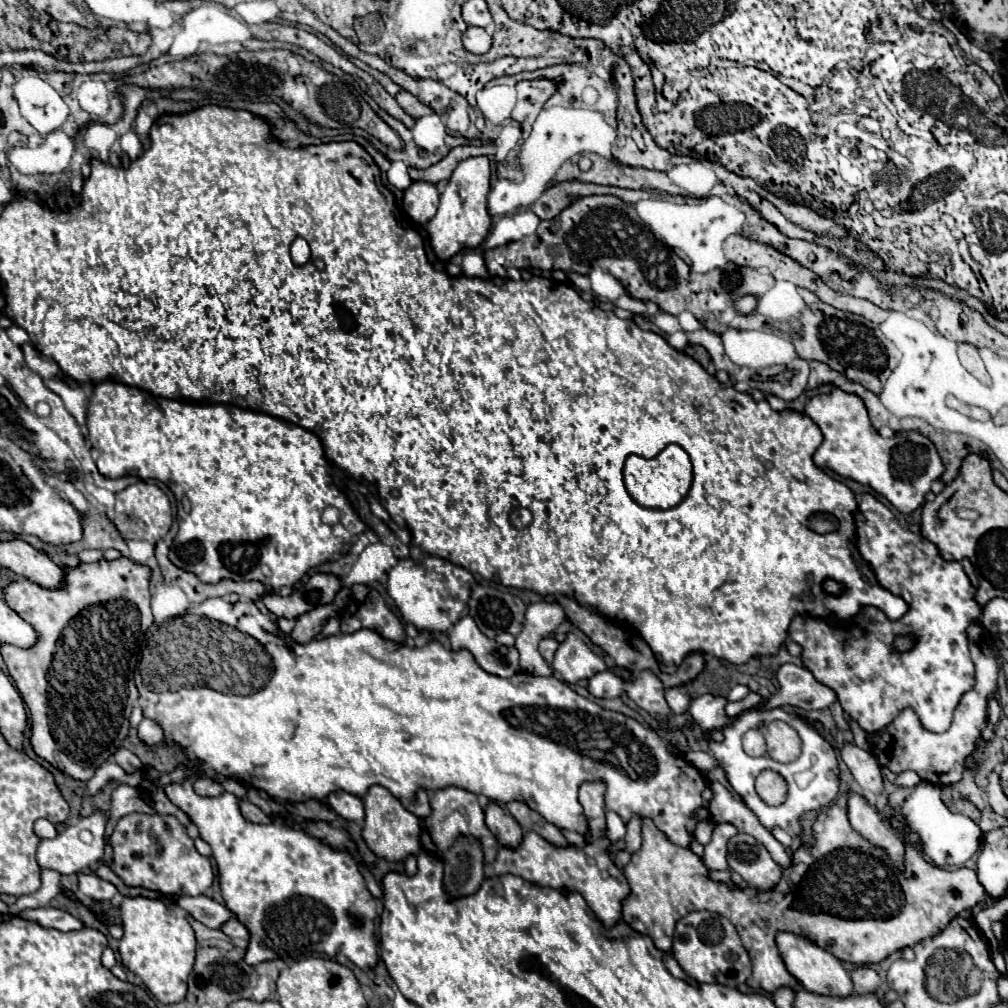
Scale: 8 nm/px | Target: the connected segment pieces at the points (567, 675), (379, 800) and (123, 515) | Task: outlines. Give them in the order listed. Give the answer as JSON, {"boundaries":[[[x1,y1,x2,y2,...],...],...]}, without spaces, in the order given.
{"boundaries":[[[568,633,566,641,560,643,556,657,552,661,554,671,560,673,562,681,578,683,580,679,590,679,592,675,606,669,604,659,586,647,574,633]],[[370,787,366,797,364,797,364,829,362,829,362,837,366,841,366,845,374,851,374,855,386,859,386,861,394,861,394,863,402,863,408,855,418,855,420,851,420,819,412,813,408,813,402,803,384,787]],[[144,481,128,485,120,493,116,493,114,525,124,539,144,539,148,543,156,543,158,539,162,539,168,533,168,529,172,525,170,501,164,495,164,491,156,485,150,485]]]}

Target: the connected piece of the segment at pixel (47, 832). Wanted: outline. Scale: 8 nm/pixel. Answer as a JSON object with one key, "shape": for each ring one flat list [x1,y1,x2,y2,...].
{"shape":[[38,819,34,823,34,833,40,837,40,839,52,839,56,835,56,827,48,821,48,819]]}

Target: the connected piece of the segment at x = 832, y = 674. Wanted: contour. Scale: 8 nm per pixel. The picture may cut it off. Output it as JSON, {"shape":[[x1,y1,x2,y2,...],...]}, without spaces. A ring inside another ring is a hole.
{"shape":[[862,495,854,519,860,555,872,565,878,583,910,605,908,613,898,621,890,621,882,611,864,607,840,627,832,627,824,619,798,615,790,625,790,639,802,645,804,665,820,683,838,693,842,709,864,731,880,731,900,711,912,709,924,729,944,733,962,695,974,685,966,627,982,615,982,607,974,599,976,589,958,561,944,561,936,545,922,535,902,529,892,511,874,495],[900,633,918,637,912,651,892,651,892,641]]}

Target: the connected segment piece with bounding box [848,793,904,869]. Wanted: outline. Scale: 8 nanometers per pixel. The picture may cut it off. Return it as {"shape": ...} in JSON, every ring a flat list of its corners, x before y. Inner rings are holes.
{"shape":[[850,793,848,817,850,817,852,827,864,839,884,849,888,857,892,859,892,863,898,869,904,869,904,843,894,835,890,825,878,815,876,807,872,807,860,793]]}

